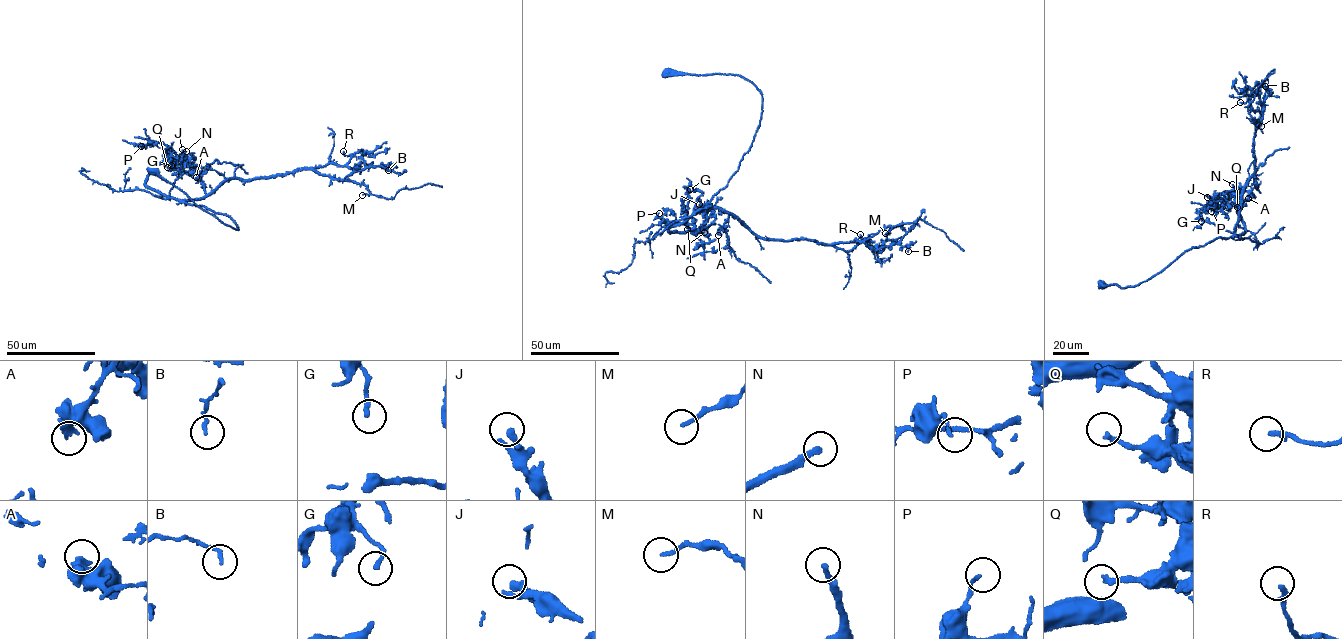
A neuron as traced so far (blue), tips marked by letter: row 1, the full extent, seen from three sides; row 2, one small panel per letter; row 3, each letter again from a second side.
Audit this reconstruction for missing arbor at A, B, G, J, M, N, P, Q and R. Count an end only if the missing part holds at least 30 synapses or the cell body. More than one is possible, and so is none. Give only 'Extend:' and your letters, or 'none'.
Extend: N

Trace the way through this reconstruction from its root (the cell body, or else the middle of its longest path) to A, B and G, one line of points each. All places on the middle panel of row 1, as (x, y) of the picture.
A: (667, 71), (739, 76), (761, 94), (760, 124), (752, 146), (727, 184), (708, 203), (729, 214), (718, 235)
B: (667, 71), (739, 76), (761, 94), (752, 146), (708, 205), (766, 239), (908, 251)
G: (667, 71), (742, 76), (762, 96), (752, 146), (727, 184), (694, 212), (702, 192), (690, 189)

